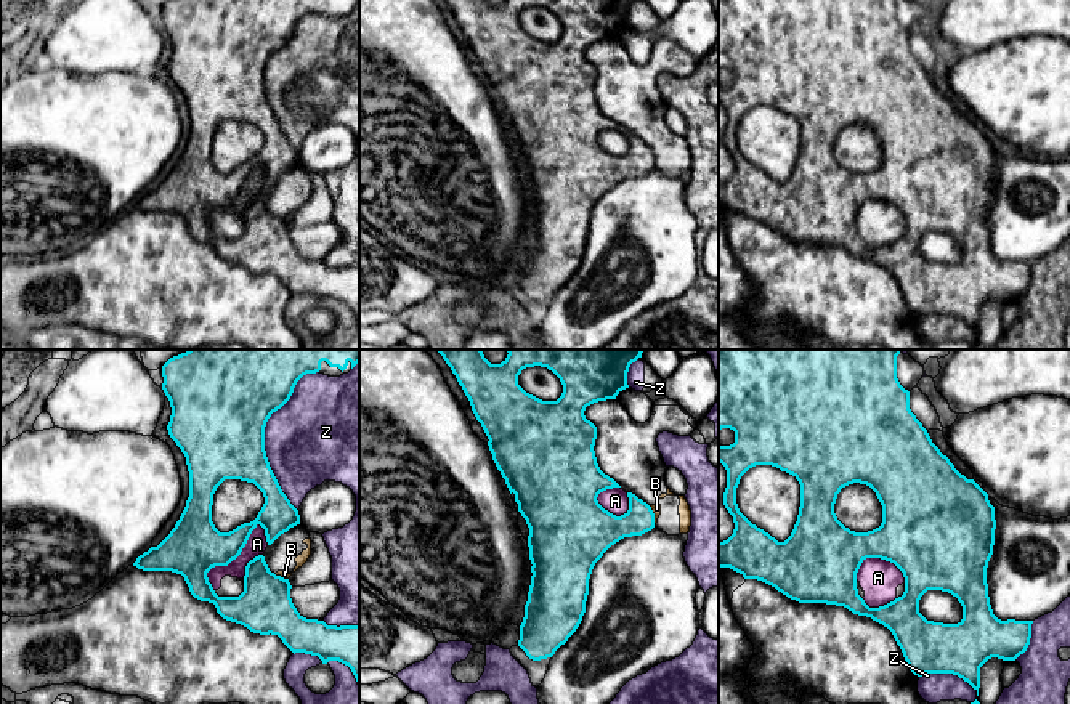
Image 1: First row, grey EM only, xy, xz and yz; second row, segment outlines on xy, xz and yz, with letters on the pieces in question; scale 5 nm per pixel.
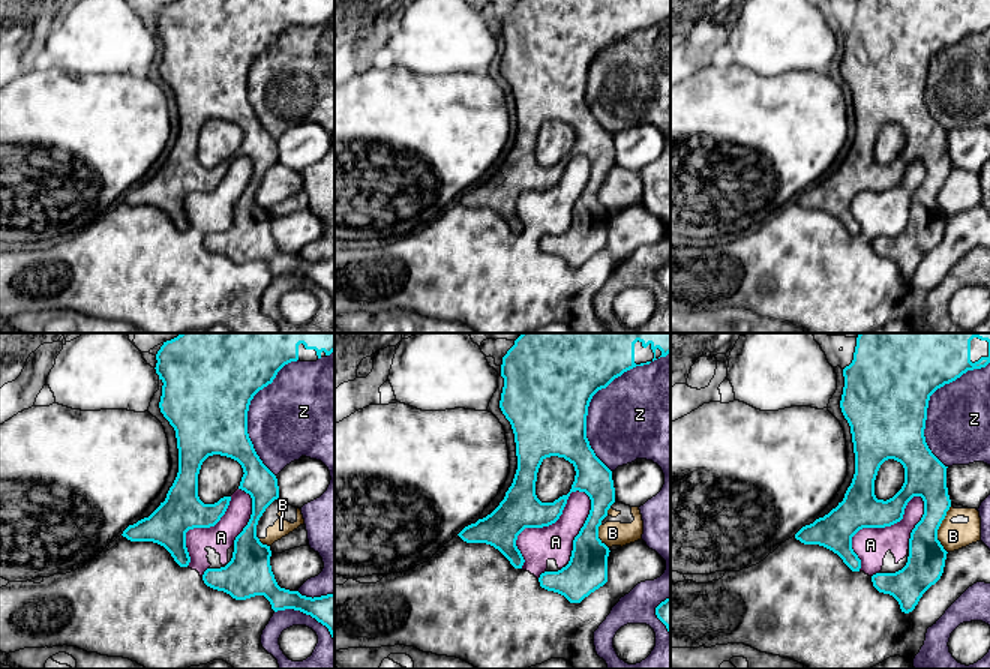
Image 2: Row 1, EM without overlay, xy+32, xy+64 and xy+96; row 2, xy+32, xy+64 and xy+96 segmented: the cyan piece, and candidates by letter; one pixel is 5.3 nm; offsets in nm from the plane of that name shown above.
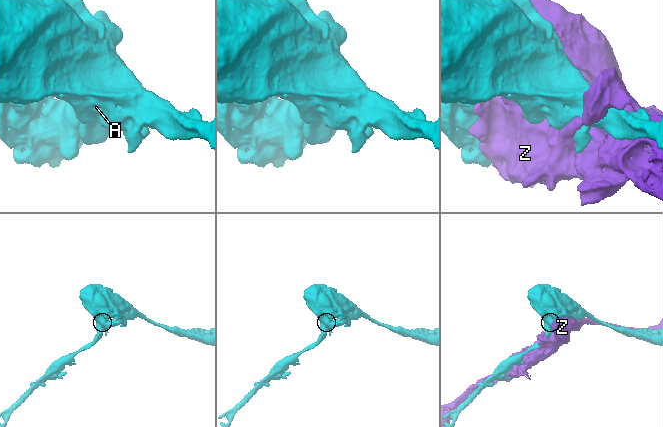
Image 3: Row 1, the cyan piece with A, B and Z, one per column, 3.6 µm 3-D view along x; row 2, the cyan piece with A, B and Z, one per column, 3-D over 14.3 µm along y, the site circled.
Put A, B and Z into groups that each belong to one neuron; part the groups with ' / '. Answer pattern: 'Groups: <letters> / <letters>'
Groups: A B / Z

